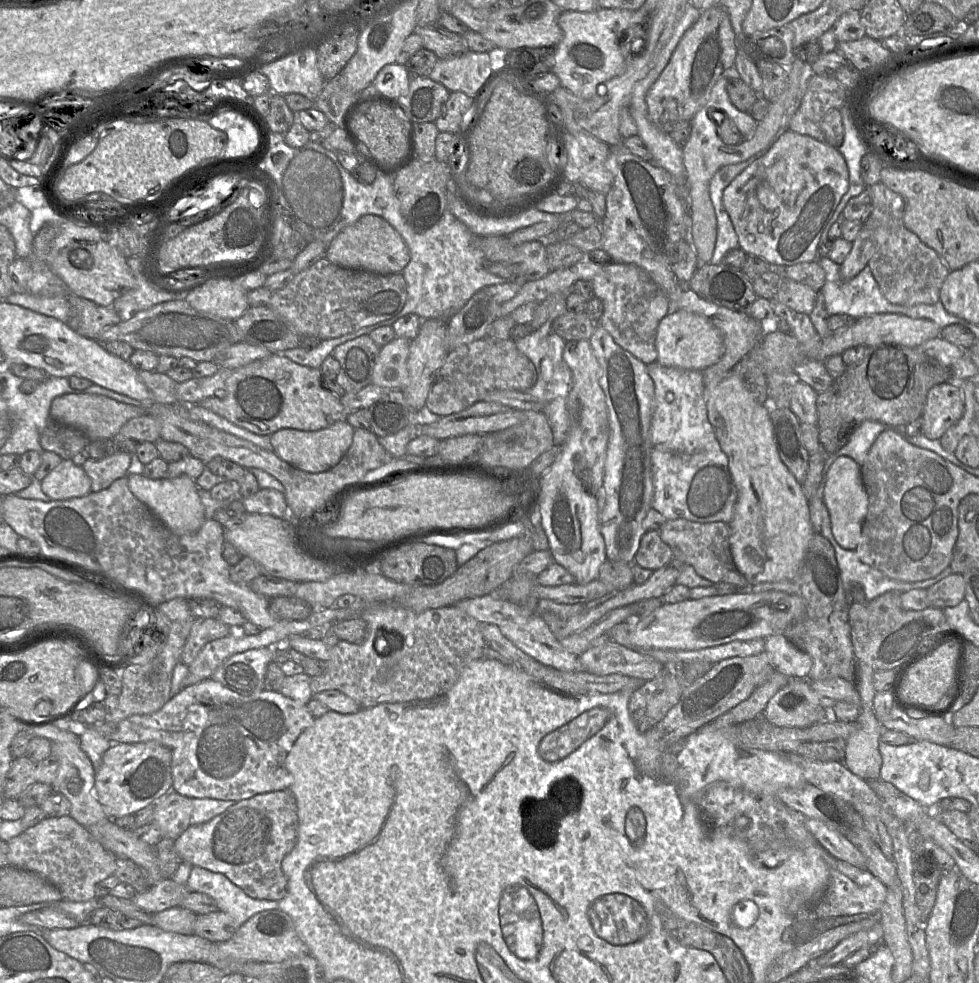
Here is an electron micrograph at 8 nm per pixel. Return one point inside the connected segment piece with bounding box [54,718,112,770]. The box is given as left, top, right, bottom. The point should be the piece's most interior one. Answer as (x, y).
(94, 744)

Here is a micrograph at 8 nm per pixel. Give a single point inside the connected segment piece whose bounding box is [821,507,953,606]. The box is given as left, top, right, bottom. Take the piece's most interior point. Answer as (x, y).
(873, 582)

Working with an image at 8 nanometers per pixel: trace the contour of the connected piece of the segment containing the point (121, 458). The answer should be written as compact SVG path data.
M120 451L102 460L89 458L82 468L91 480L91 492L104 490L115 480L125 477L130 463L131 456Z

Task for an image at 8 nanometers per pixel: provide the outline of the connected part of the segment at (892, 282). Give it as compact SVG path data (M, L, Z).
M877 227L873 231L875 253L868 266L884 297L889 302L902 306L937 303L940 300L942 284L950 272L939 254L906 227Z

